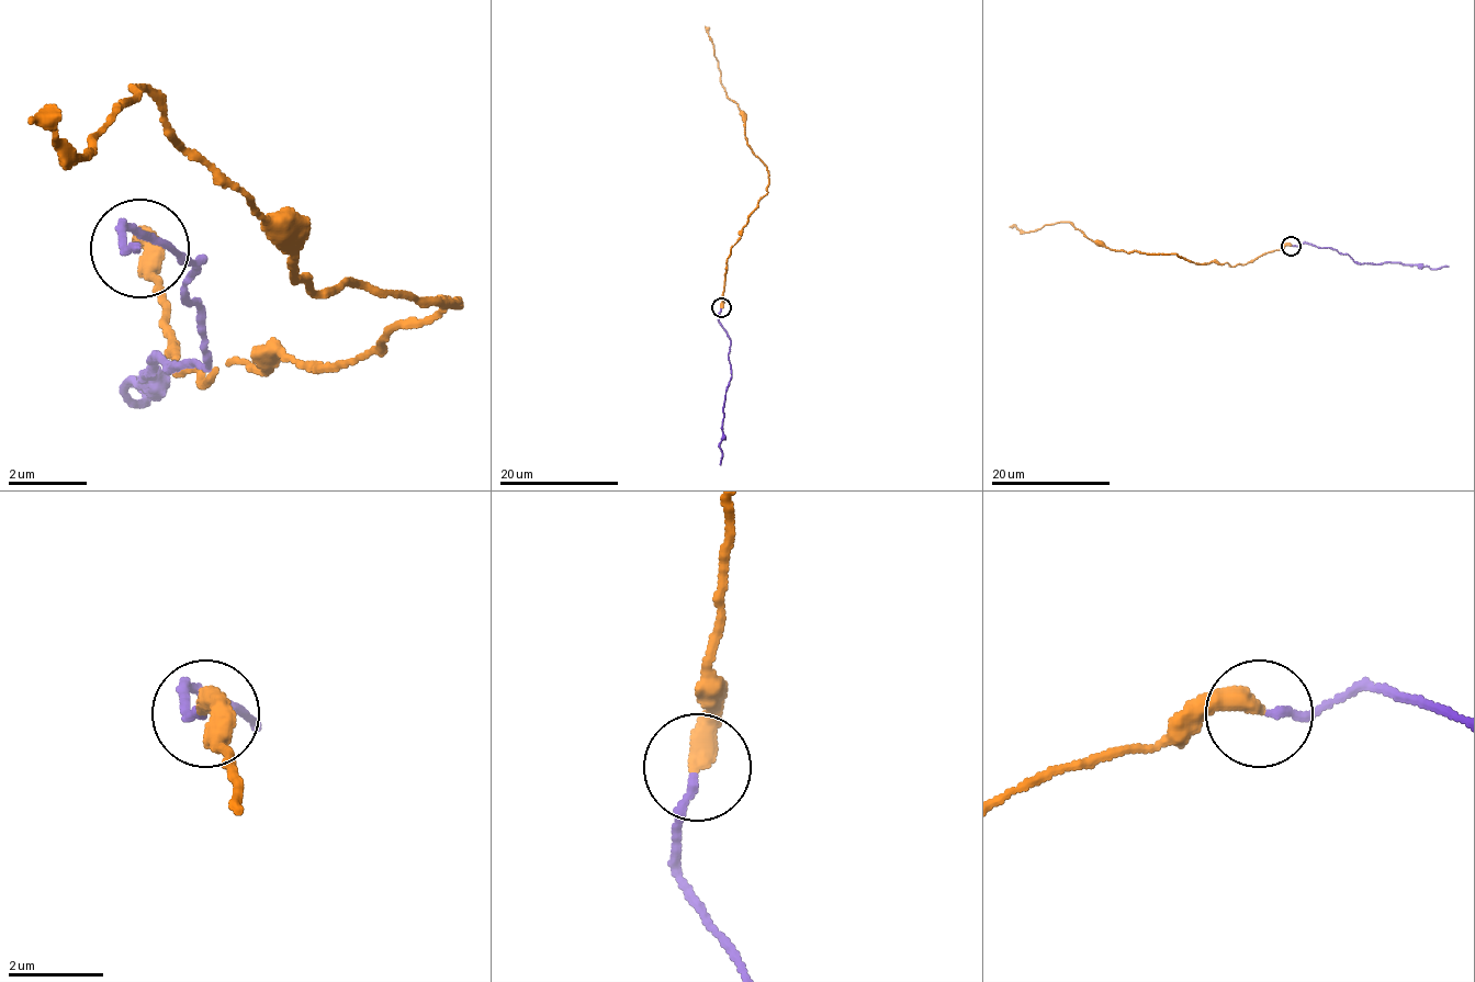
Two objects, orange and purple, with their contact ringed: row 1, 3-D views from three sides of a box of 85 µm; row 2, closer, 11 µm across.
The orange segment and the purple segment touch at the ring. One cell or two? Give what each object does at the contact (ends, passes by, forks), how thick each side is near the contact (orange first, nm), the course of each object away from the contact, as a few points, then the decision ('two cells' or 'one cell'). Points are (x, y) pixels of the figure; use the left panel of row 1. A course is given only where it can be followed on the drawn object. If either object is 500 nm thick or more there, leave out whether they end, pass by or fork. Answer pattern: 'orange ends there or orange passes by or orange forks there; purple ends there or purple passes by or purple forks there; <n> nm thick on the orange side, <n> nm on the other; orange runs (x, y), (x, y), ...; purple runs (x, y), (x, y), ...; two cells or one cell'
orange ends there; purple ends there; 440 nm thick on the orange side, 170 nm on the other; orange runs (137, 246), (206, 384), (355, 364), (453, 305), (315, 285), (137, 88), (88, 157), (29, 127); purple runs (137, 246), (127, 226), (196, 256), (206, 364), (167, 374), (157, 354), (127, 394), (147, 404), (127, 384); one cell

